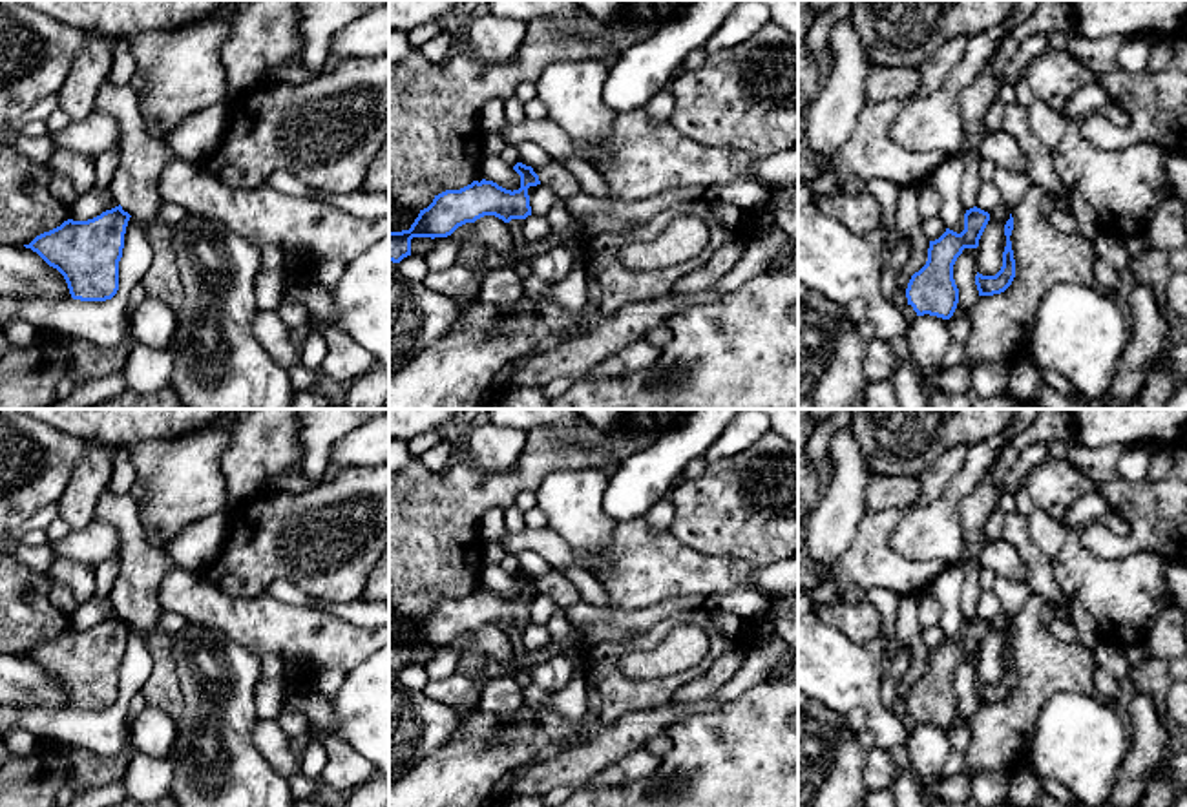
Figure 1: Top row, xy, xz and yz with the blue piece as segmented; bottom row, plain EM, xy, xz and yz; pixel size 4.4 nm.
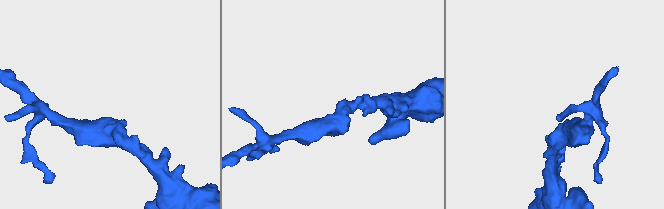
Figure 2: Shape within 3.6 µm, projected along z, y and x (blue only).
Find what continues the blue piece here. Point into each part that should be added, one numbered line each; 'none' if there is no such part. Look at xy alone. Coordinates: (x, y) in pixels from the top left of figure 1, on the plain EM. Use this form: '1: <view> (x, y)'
1: xy (143, 566)

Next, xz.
1: xz (552, 583)

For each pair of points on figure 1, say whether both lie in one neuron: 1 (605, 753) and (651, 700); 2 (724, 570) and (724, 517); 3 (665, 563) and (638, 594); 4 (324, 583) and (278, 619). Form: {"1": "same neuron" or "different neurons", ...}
{"1": "different neurons", "2": "different neurons", "3": "same neuron", "4": "different neurons"}

